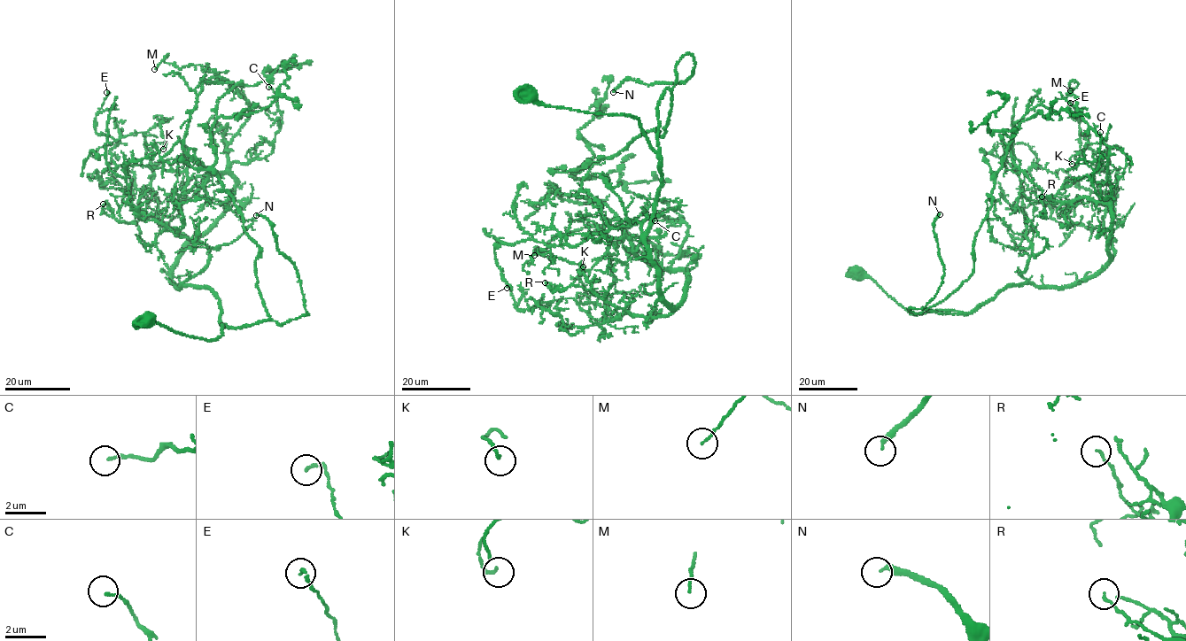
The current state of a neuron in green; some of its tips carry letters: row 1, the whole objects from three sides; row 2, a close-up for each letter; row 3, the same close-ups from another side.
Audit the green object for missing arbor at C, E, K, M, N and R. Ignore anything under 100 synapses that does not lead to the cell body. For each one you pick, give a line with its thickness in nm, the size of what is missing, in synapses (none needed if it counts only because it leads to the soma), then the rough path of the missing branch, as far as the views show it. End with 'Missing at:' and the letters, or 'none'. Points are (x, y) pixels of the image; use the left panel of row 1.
N: 240 nm | 190 syn | (256, 215), (239, 207), (222, 147), (209, 139), (205, 128), (212, 85), (238, 49), (251, 57)
Missing at: N

